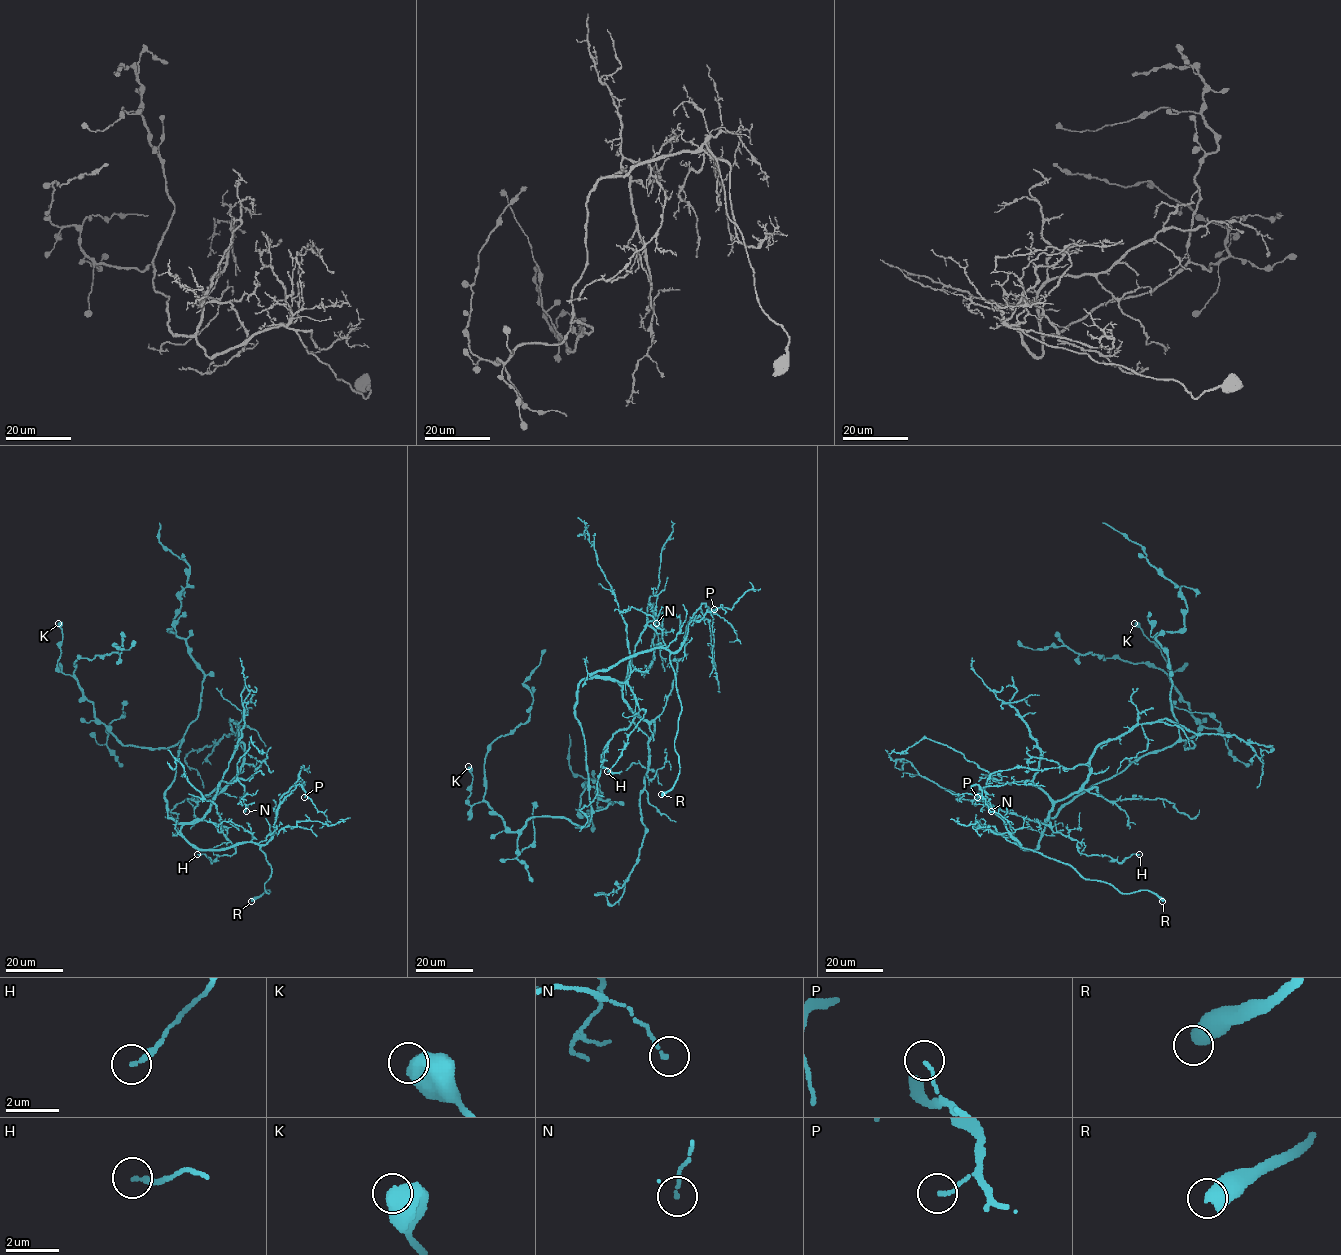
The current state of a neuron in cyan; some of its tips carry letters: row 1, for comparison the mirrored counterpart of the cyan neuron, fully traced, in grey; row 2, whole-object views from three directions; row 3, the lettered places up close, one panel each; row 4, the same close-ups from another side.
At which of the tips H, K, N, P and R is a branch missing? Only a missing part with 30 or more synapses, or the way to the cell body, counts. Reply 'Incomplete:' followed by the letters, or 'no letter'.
Incomplete: R

